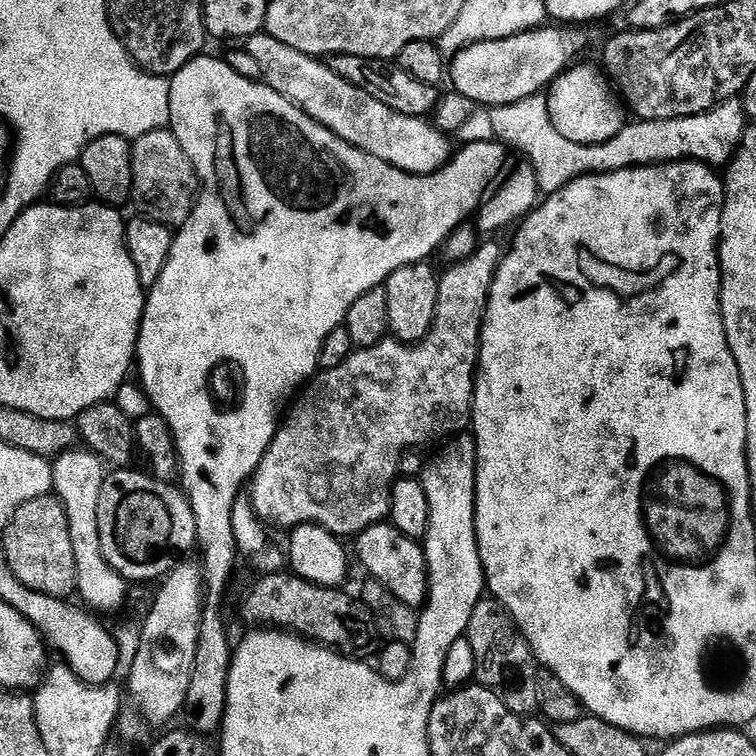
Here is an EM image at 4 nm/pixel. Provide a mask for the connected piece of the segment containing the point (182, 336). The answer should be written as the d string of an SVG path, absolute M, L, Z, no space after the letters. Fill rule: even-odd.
M208 55L197 56L189 64L182 66L182 70L178 70L170 80L170 130L176 135L182 150L186 150L194 166L196 176L200 179L200 195L196 198L190 218L175 233L172 253L162 270L162 278L158 278L156 285L147 293L134 357L138 372L140 368L144 392L148 395L149 402L156 407L153 408L155 415L167 422L176 443L178 477L180 476L181 480L179 483L192 507L199 551L204 551L204 613L200 619L198 650L194 670L190 674L190 690L186 690L186 702L182 713L187 730L203 738L210 737L211 732L216 734L223 729L228 701L228 675L234 648L231 643L228 645L228 628L224 625L224 591L232 580L232 571L235 570L236 558L238 559L234 531L231 530L231 510L234 508L235 500L245 491L252 473L262 462L270 442L276 436L278 421L282 416L280 403L283 402L284 396L295 397L317 375L322 346L328 335L343 325L350 306L354 306L354 302L358 302L362 294L381 287L388 276L394 274L394 270L427 261L428 255L435 248L436 251L443 249L448 237L467 221L464 219L471 212L473 215L484 203L490 189L501 179L500 171L504 168L504 160L500 156L484 157L479 156L476 150L460 150L464 152L457 151L448 165L440 171L429 176L411 176L409 172L398 170L382 162L380 158L374 158L350 146L345 140L314 122L302 109L294 106L294 102L282 98L282 94L275 92L268 84L242 78L242 74L236 73L227 59L215 60Z

